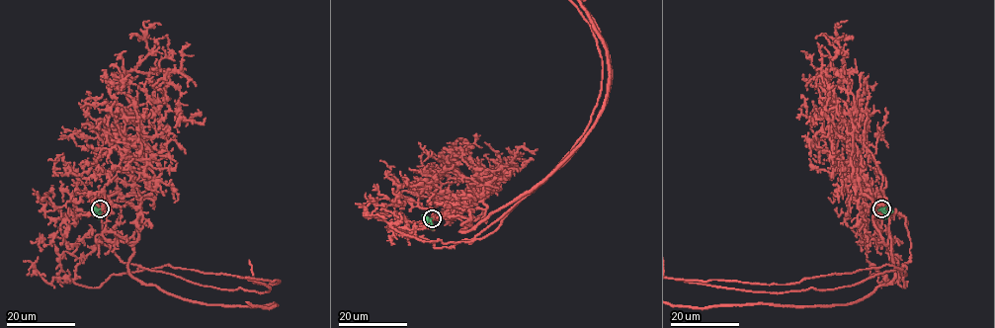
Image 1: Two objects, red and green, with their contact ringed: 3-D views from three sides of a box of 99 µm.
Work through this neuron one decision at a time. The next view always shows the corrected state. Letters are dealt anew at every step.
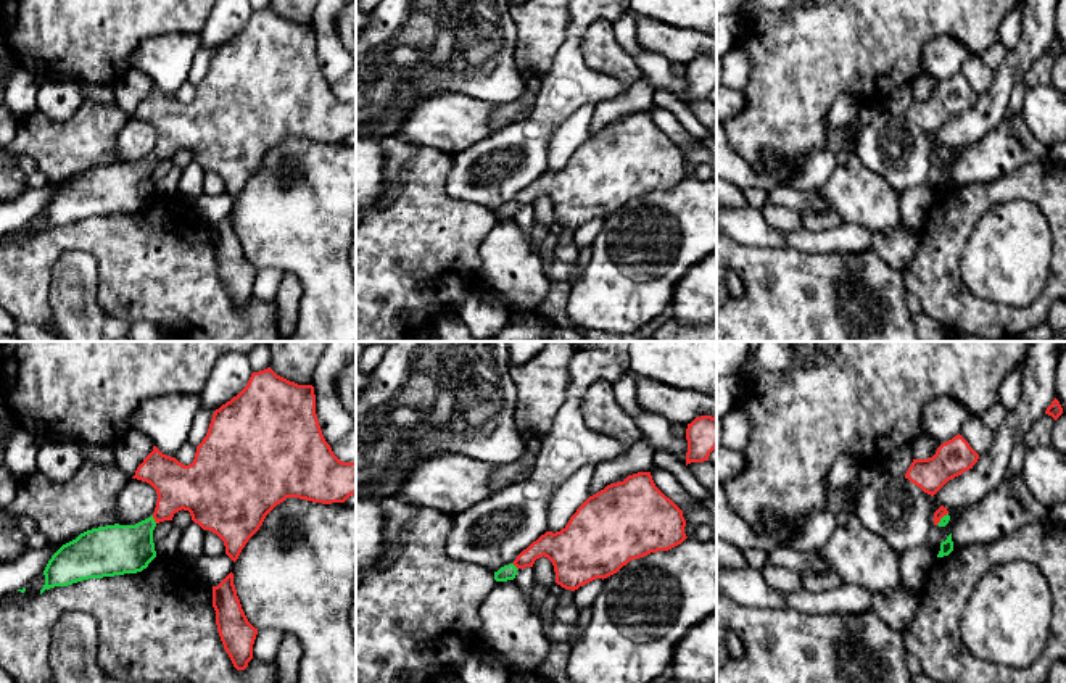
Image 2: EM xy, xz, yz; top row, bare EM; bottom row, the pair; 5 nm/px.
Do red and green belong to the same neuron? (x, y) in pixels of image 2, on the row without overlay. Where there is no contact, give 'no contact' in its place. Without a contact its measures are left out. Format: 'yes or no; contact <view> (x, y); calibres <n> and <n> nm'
yes; contact xy (153, 157); calibres 240 and 260 nm

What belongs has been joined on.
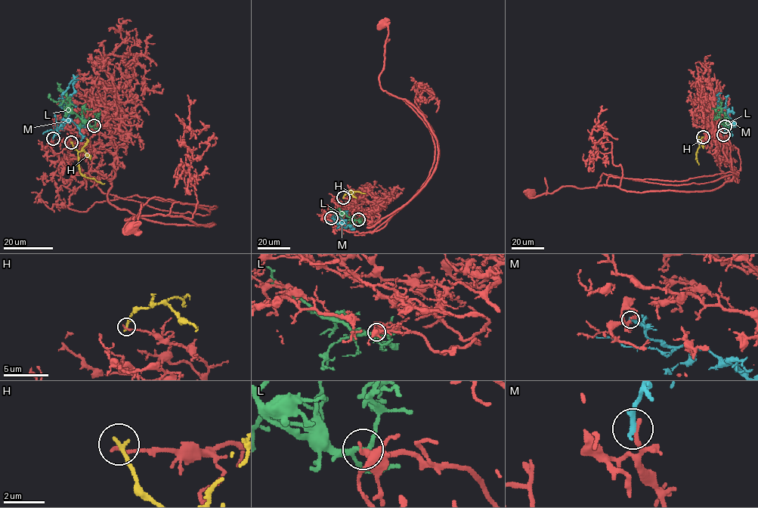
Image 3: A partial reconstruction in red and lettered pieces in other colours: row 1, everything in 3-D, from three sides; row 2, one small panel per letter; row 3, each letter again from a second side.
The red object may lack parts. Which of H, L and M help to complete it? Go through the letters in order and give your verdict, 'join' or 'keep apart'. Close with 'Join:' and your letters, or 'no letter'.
H: keep apart
L: keep apart
M: keep apart
Join: no letter

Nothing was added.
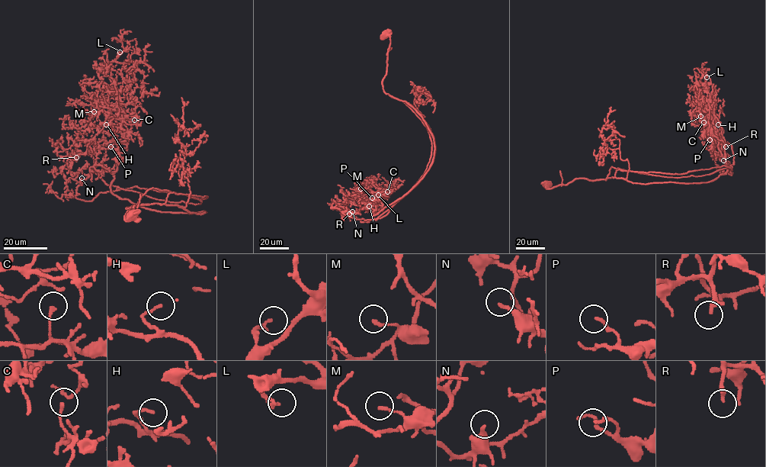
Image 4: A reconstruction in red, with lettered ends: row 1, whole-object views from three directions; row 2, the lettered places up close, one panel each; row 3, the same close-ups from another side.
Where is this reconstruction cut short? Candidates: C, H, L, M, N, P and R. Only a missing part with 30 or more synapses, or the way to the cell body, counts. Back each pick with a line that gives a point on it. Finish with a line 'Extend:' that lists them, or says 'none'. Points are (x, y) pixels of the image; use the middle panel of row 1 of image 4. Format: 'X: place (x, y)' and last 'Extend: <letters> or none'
N: place (352, 211)
Extend: N

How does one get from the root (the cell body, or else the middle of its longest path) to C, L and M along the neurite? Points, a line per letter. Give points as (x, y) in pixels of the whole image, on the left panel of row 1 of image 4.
C: (131, 216), (127, 207), (152, 203), (206, 212), (157, 211), (111, 192), (131, 127), (119, 119), (134, 120)
L: (131, 216), (138, 221), (127, 207), (152, 203), (206, 212), (157, 211), (111, 192), (136, 103), (120, 52)
M: (131, 216), (127, 207), (152, 203), (206, 212), (114, 195), (131, 122), (117, 107), (94, 111)

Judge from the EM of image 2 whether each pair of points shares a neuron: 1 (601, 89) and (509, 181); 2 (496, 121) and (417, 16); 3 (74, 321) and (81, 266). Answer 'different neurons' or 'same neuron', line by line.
1: same neuron
2: different neurons
3: same neuron

